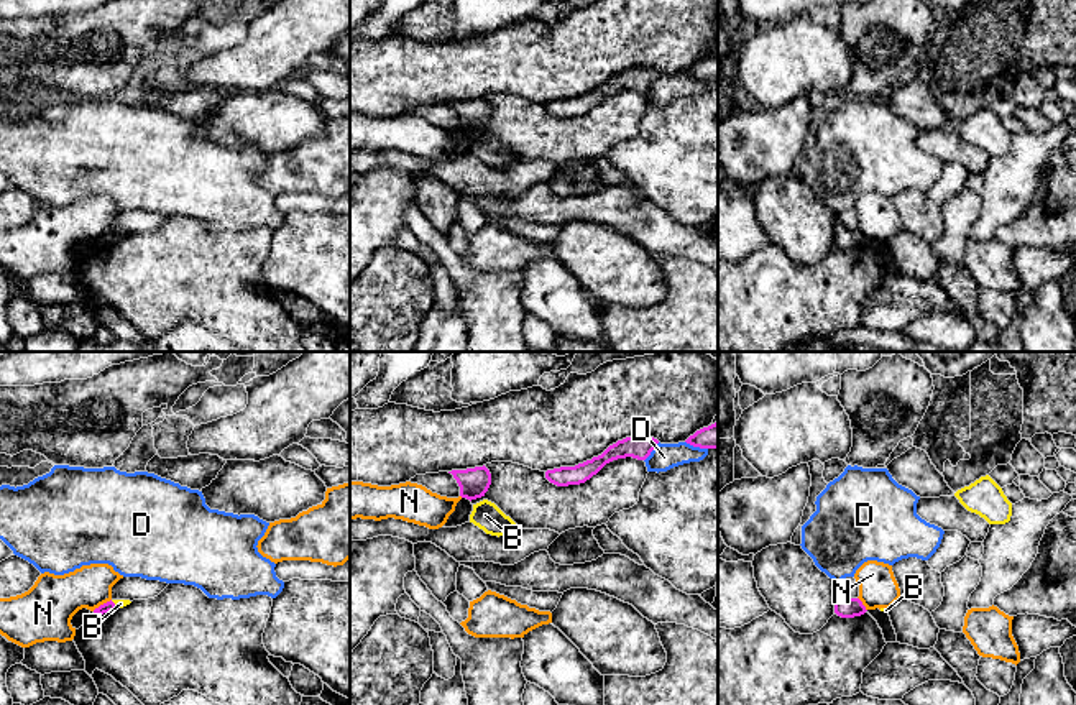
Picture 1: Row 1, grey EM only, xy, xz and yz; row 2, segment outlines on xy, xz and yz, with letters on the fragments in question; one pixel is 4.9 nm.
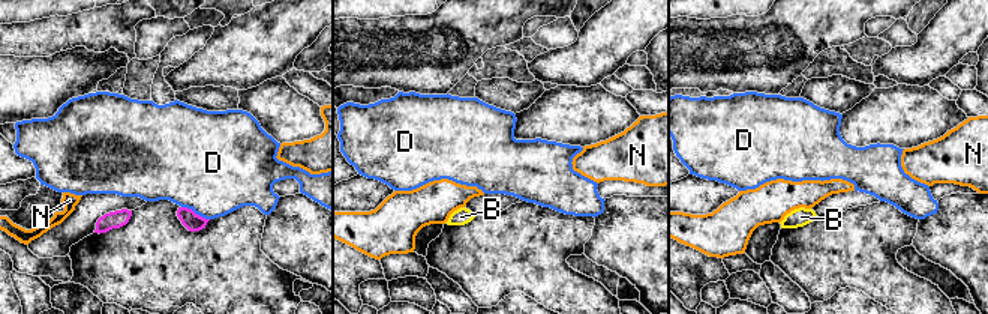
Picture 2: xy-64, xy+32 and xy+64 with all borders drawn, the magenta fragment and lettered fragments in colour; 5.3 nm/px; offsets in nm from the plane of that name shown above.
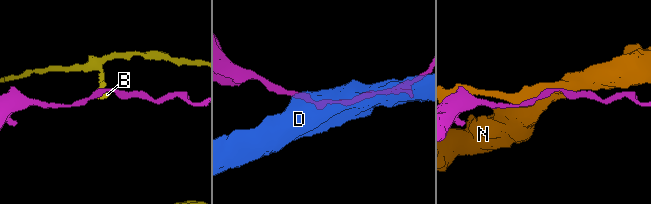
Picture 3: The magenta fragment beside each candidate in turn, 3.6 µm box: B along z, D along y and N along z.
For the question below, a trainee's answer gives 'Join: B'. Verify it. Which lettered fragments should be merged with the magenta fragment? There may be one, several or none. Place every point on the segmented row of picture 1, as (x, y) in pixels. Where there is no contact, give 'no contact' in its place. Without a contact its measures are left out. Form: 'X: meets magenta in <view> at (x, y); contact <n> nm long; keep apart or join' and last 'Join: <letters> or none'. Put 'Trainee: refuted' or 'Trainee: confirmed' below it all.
B: meets magenta in xy at (115, 605); contact 60 nm long; keep apart
D: meets magenta in xz at (651, 451); contact 120 nm long; keep apart
N: meets magenta in xy at (101, 605); contact 110 nm long; keep apart
Join: none
Trainee: refuted

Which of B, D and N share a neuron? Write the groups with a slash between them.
B / D / N

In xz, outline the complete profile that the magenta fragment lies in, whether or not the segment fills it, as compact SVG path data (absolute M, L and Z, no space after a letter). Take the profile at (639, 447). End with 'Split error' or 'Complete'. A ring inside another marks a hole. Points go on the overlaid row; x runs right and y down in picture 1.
M632 435L609 445L601 455L593 457L575 467L560 467L545 472L545 478L557 486L580 485L596 475L606 463L632 457L646 460L659 444L657 439L649 435Z. Complete

